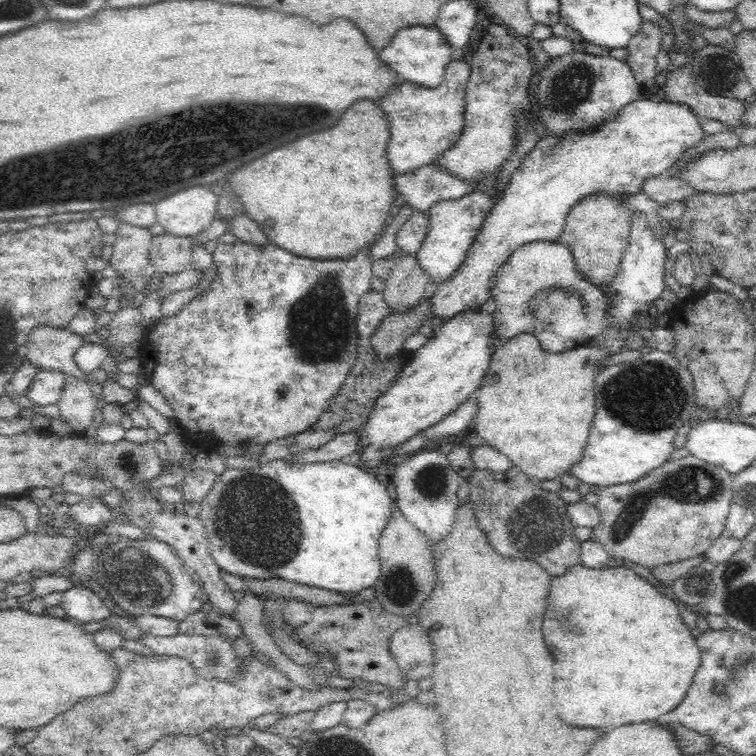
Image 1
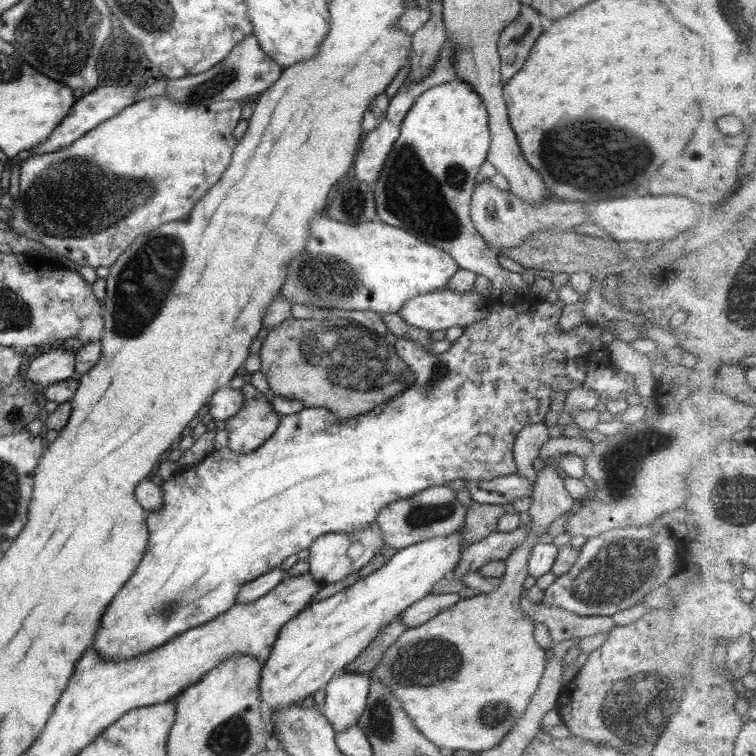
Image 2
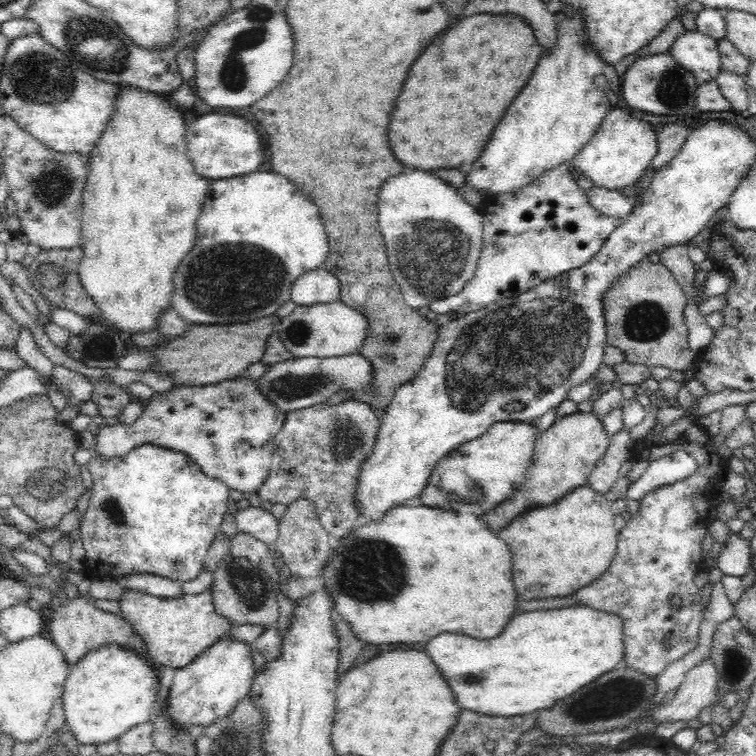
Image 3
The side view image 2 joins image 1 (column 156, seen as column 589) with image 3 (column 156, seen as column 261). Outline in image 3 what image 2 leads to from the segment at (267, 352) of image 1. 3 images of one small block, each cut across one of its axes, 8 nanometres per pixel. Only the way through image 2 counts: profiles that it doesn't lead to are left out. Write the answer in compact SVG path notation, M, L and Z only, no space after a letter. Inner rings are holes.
M153 444L136 446L126 456L114 457L113 459L104 459L104 457L93 455L86 466L89 468L91 474L93 489L86 512L79 522L79 537L86 550L84 566L90 570L91 577L106 577L122 583L126 576L132 576L132 574L153 574L154 576L161 576L170 580L186 582L187 580L194 580L202 572L205 555L214 537L221 531L220 524L222 524L222 517L226 510L228 510L229 488L222 481L206 476L202 472L202 469L185 454L176 452L175 450L168 450L161 446L154 446Z

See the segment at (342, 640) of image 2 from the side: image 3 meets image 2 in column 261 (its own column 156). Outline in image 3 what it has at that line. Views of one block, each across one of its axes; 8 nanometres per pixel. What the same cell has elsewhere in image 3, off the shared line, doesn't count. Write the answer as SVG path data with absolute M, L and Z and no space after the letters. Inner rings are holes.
M108 644L108 646L96 648L96 650L88 650L76 664L69 666L64 690L61 694L65 724L82 746L98 747L101 744L112 742L131 728L150 721L153 714L158 712L157 688L159 684L157 672L153 670L151 664L133 650L120 648L117 644Z

